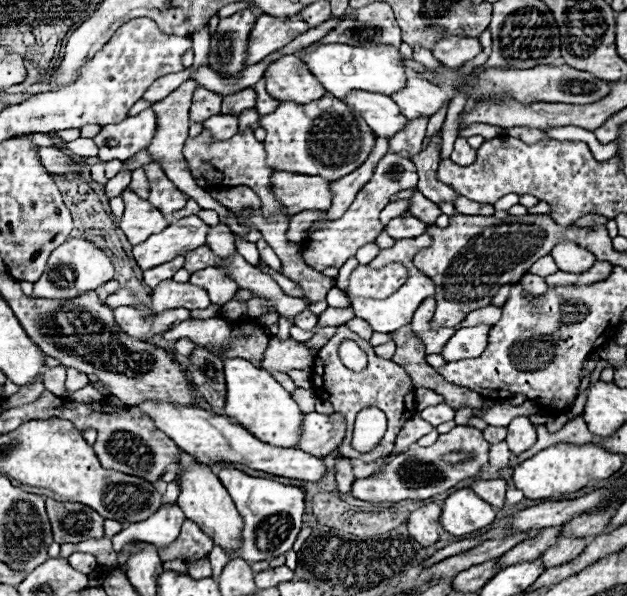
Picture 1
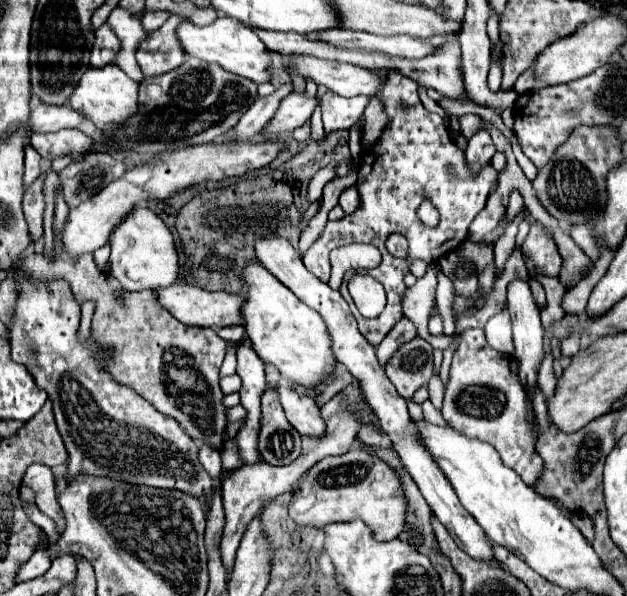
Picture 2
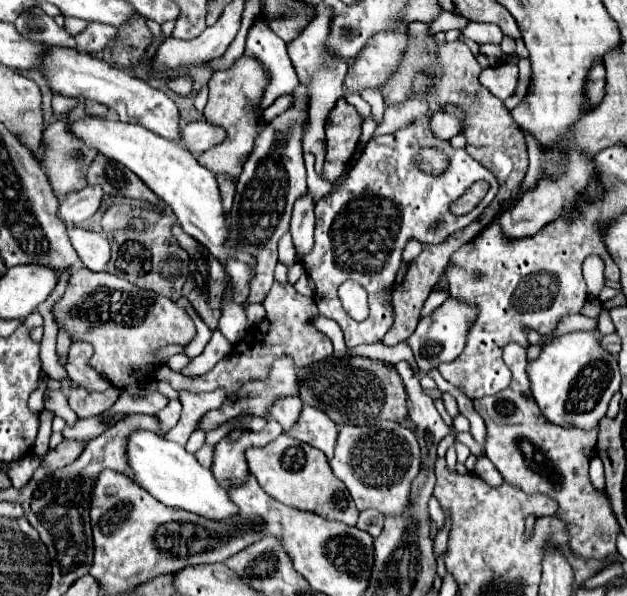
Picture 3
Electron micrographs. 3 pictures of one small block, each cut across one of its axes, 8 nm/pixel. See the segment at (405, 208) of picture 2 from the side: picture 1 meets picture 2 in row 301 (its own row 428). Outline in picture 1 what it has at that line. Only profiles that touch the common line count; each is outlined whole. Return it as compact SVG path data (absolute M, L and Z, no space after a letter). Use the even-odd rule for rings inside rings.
M346 324L338 326L338 332L334 334L334 338L324 344L320 350L318 350L318 356L314 360L314 366L312 366L312 386L314 386L314 392L320 400L326 400L334 406L336 412L340 412L344 418L346 418L346 436L342 440L342 444L338 446L338 452L350 460L362 460L362 462L374 462L374 460L380 460L380 458L386 458L390 456L392 448L394 448L394 440L398 436L398 432L402 430L402 426L416 414L416 400L414 400L414 386L412 386L412 380L410 376L404 372L404 368L400 368L396 362L392 360L384 360L384 358L378 358L372 350L372 346L368 342L364 342L362 338L358 338L358 334L350 332L350 328ZM342 340L354 340L360 344L360 348L368 354L368 366L364 368L364 372L352 372L348 370L340 358L338 358L338 346ZM366 406L376 406L380 408L386 416L388 416L388 430L382 438L382 442L372 450L372 452L366 452L366 454L360 454L356 450L350 448L350 438L352 438L352 426L354 426L354 418L356 414L366 408Z

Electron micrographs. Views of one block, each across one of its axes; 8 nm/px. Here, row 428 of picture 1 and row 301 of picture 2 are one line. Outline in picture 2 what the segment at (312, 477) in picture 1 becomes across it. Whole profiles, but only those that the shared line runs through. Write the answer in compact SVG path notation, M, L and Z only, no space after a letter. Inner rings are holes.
M176 282L168 288L160 288L156 290L160 304L164 304L164 308L168 312L172 312L172 316L176 316L182 324L188 326L198 326L198 328L224 328L224 326L244 326L244 316L242 316L242 306L246 296L244 294L232 294L232 292L208 292L202 290L198 286L190 286L184 282Z

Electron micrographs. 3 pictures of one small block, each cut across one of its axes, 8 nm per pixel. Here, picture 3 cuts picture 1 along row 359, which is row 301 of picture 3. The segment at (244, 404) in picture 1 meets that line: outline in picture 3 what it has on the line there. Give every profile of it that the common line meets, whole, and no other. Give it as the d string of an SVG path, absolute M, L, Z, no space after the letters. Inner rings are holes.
M84 116L78 120L68 120L68 128L76 138L84 140L90 148L98 150L98 154L106 156L108 160L114 160L126 168L130 168L158 198L162 198L176 214L180 226L194 236L200 244L204 244L222 264L226 264L228 274L234 284L234 298L222 304L222 318L218 322L218 330L224 334L226 340L232 344L240 342L248 330L246 324L246 310L242 308L242 302L248 296L248 282L254 272L254 258L246 252L236 252L230 248L224 248L224 240L228 236L226 218L222 214L222 202L220 192L216 184L216 176L184 148L178 144L172 144L172 140L164 140L162 136L156 136L154 132L148 132L146 128L140 128L136 124L120 122L120 120L104 120L96 116Z

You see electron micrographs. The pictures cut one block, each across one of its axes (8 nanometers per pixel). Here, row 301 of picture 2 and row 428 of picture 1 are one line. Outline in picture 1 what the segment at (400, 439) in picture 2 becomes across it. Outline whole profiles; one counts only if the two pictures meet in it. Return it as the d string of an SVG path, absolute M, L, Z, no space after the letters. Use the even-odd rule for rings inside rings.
M310 412L304 414L302 432L296 448L312 456L328 456L340 446L344 432L346 432L344 416L340 414L324 416L318 412Z

